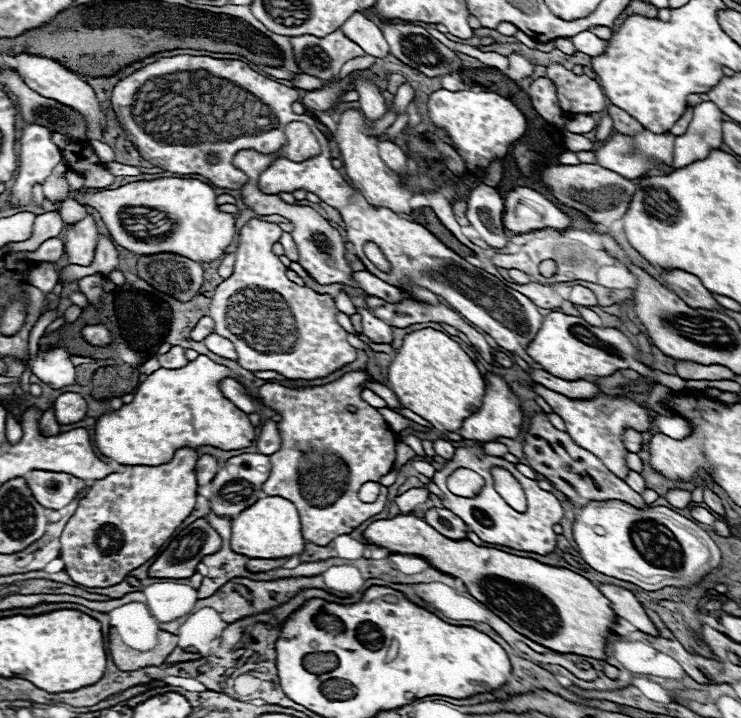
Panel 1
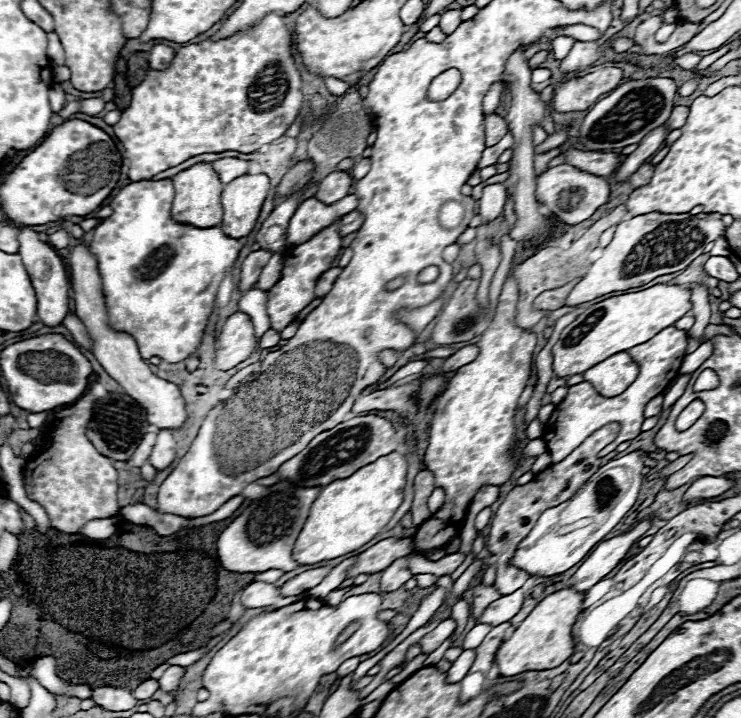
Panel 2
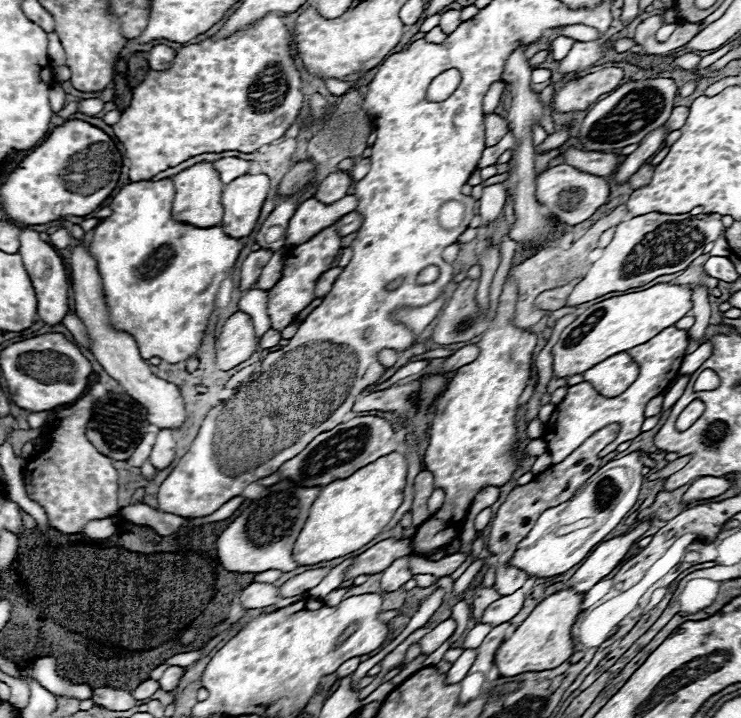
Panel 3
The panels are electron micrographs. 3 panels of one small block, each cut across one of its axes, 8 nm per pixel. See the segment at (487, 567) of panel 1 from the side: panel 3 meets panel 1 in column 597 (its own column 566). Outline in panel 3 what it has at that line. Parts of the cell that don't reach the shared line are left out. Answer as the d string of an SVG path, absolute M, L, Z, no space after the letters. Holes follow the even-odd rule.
M572 588L558 590L550 596L546 596L532 612L530 616L516 628L516 632L500 644L496 652L496 664L500 668L502 676L516 676L522 672L540 672L540 670L552 670L560 666L564 660L568 660L574 652L572 644L572 626L580 614L584 594L574 592Z

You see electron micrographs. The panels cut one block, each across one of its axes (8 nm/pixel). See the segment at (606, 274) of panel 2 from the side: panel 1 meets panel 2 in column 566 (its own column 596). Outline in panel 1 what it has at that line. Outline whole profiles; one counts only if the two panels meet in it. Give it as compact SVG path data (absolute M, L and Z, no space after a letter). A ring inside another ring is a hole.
M574 286L572 292L570 292L570 298L568 298L572 304L580 304L580 306L598 306L598 298L592 290L584 288L584 286Z

